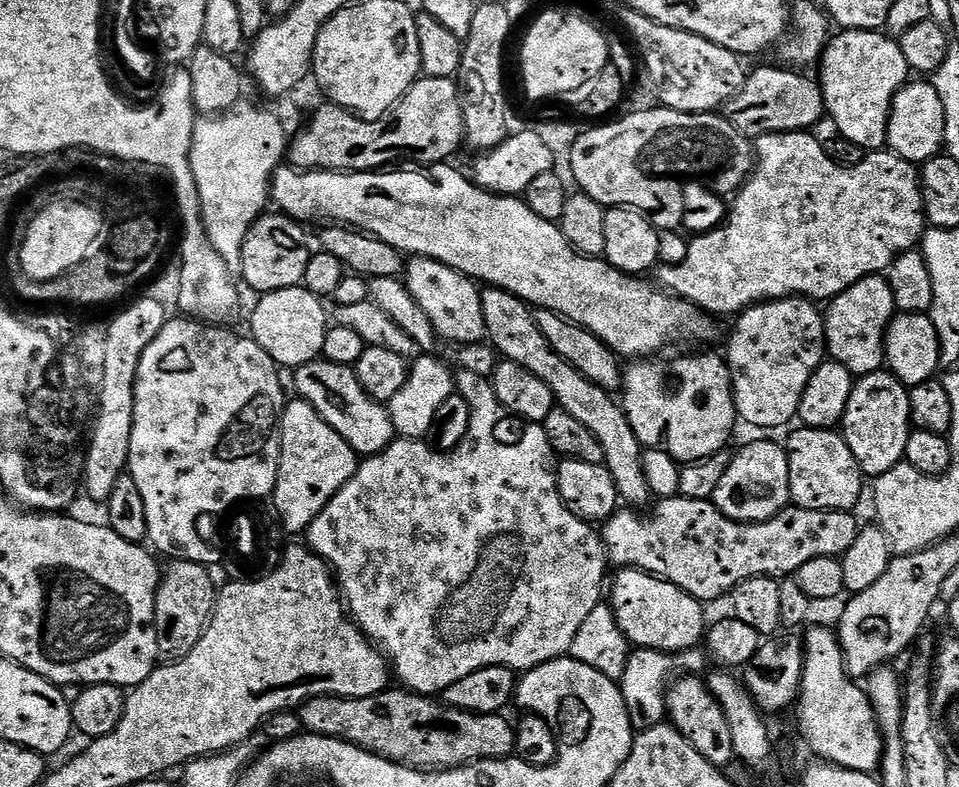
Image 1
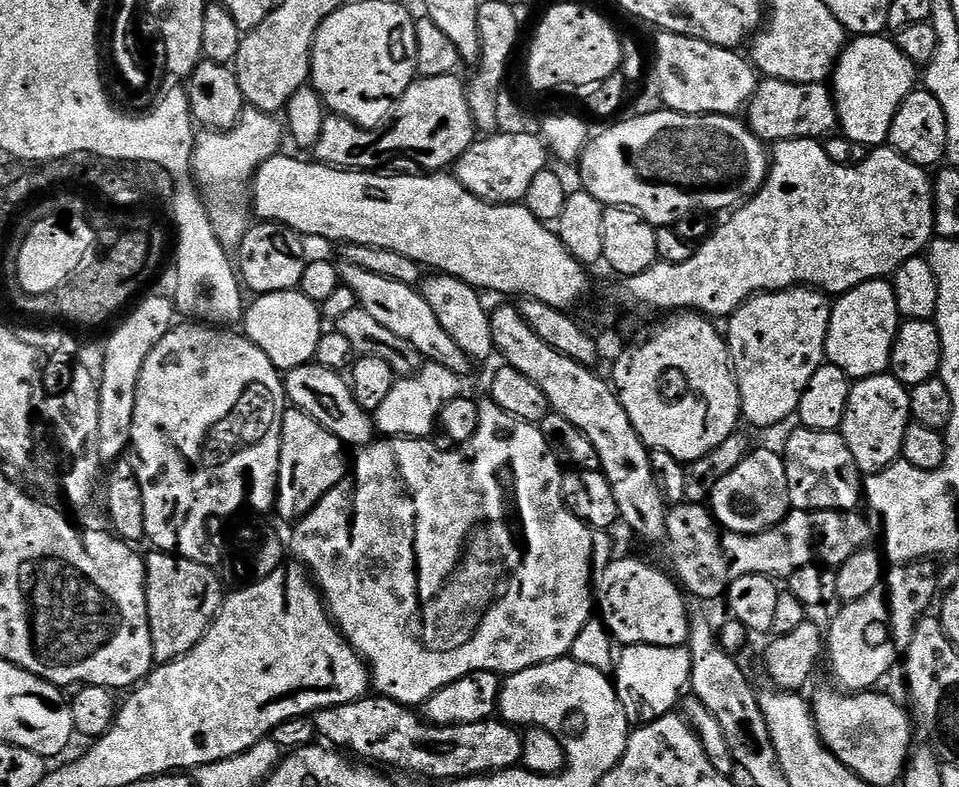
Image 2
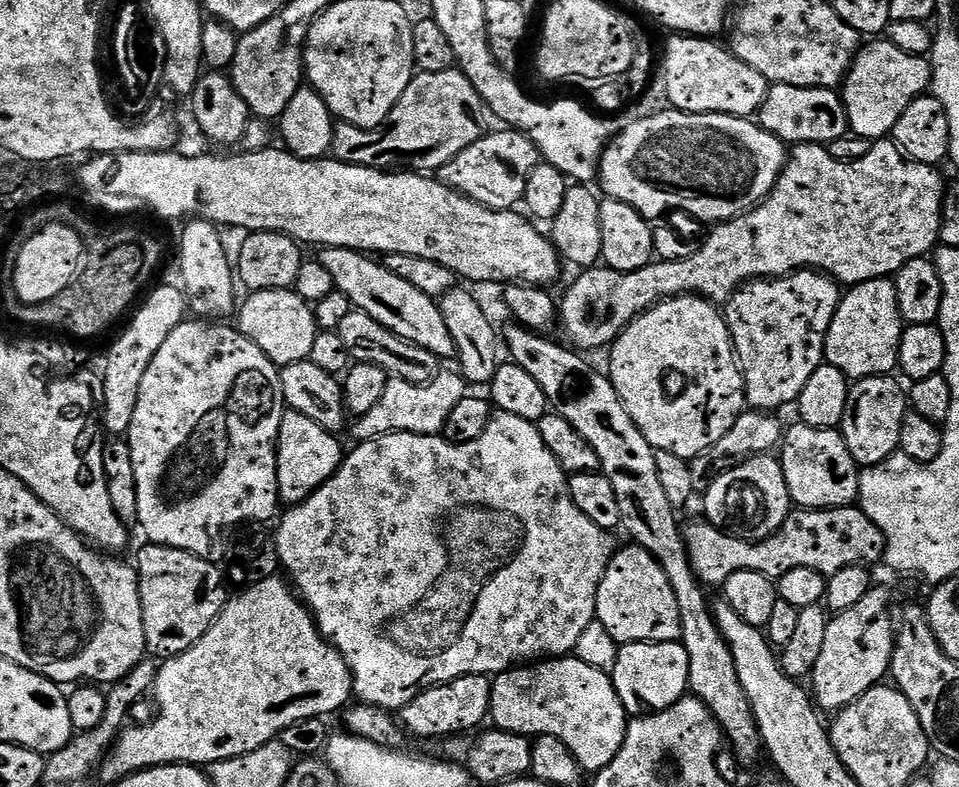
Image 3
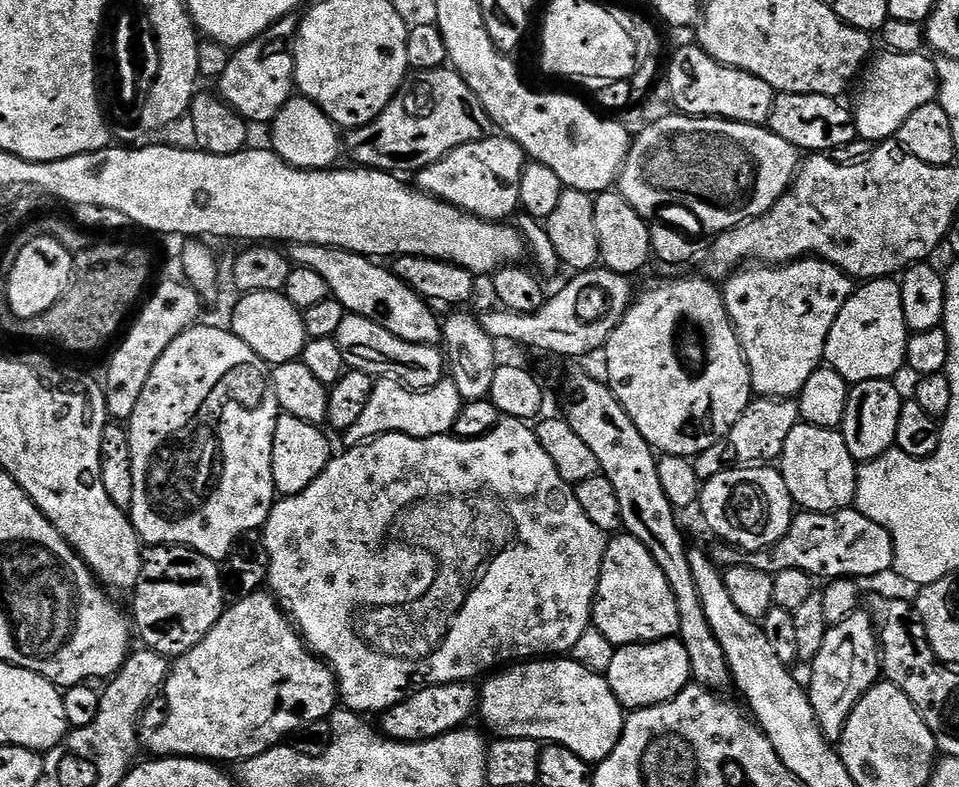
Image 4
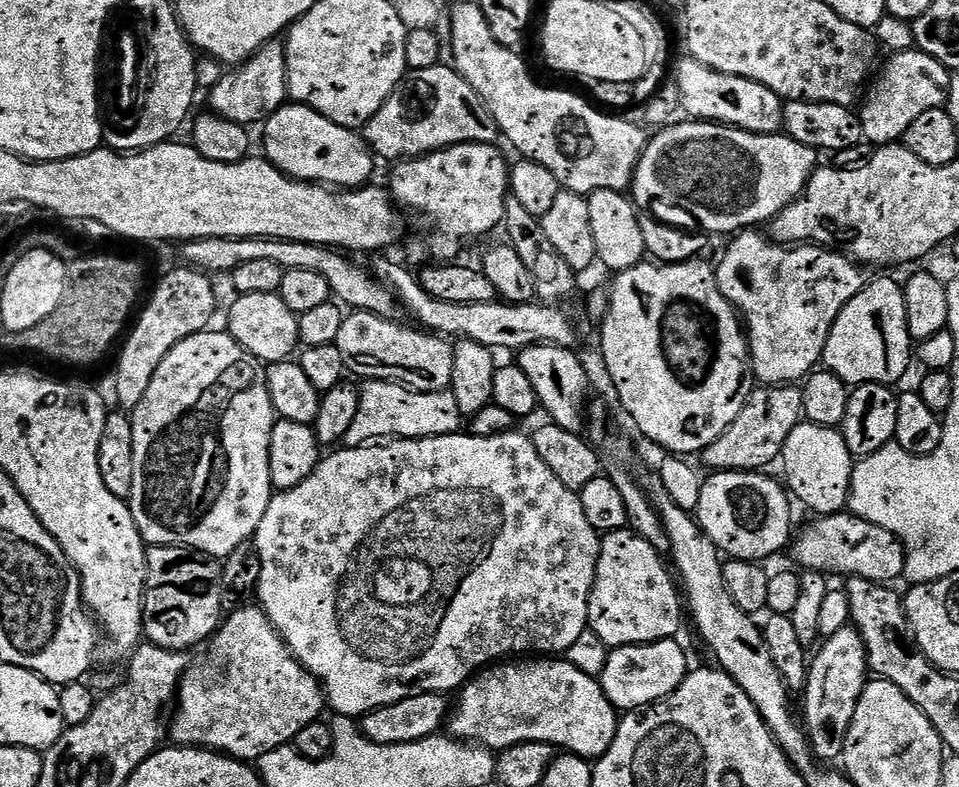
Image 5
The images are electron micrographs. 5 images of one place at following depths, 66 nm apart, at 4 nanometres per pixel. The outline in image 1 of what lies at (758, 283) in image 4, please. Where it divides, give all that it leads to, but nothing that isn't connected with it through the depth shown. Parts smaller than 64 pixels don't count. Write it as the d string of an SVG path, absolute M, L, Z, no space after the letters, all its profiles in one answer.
M788 296L785 300L770 300L762 304L754 304L735 317L736 329L733 330L732 337L728 340L726 359L728 368L732 372L732 397L736 400L736 415L743 423L745 420L746 423L753 424L756 428L780 428L783 424L788 424L791 420L795 421L797 419L800 403L802 402L802 394L806 390L806 382L810 382L814 370L818 370L818 366L824 363L826 359L826 341L824 339L825 313L821 309L819 312L816 308L819 307L807 298Z

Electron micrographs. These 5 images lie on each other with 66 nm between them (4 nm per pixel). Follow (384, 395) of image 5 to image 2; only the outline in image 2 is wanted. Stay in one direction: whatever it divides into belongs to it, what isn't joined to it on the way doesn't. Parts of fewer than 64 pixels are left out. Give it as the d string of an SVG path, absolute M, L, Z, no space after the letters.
M425 363L413 376L397 379L395 386L386 394L382 406L374 413L374 428L384 438L431 437L442 406L461 395L462 378L446 367Z

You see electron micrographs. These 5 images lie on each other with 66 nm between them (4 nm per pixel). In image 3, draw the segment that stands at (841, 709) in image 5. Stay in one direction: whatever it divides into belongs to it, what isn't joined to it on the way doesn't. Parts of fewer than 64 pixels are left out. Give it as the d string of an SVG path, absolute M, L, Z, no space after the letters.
M873 586L862 602L850 606L850 610L835 613L829 619L822 654L810 677L817 707L834 714L853 704L872 687L877 687L891 669L895 649L896 628L894 620L888 617L888 592L880 586Z

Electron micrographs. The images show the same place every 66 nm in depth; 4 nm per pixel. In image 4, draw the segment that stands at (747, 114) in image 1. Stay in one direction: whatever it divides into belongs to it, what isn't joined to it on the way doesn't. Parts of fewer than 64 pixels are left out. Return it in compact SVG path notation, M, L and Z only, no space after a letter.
M779 93L772 107L767 127L778 138L786 138L790 146L804 154L830 154L838 146L846 146L858 139L856 117L853 109L848 108L839 99L822 94Z

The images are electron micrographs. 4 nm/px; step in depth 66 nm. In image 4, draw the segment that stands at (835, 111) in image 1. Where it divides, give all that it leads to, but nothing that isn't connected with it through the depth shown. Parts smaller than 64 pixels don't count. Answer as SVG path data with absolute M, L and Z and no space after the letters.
M889 51L883 55L867 65L862 76L864 85L856 96L856 104L854 103L856 134L861 140L891 141L899 133L902 122L906 122L914 110L933 103L940 94L936 60L931 55L924 52L898 54Z

